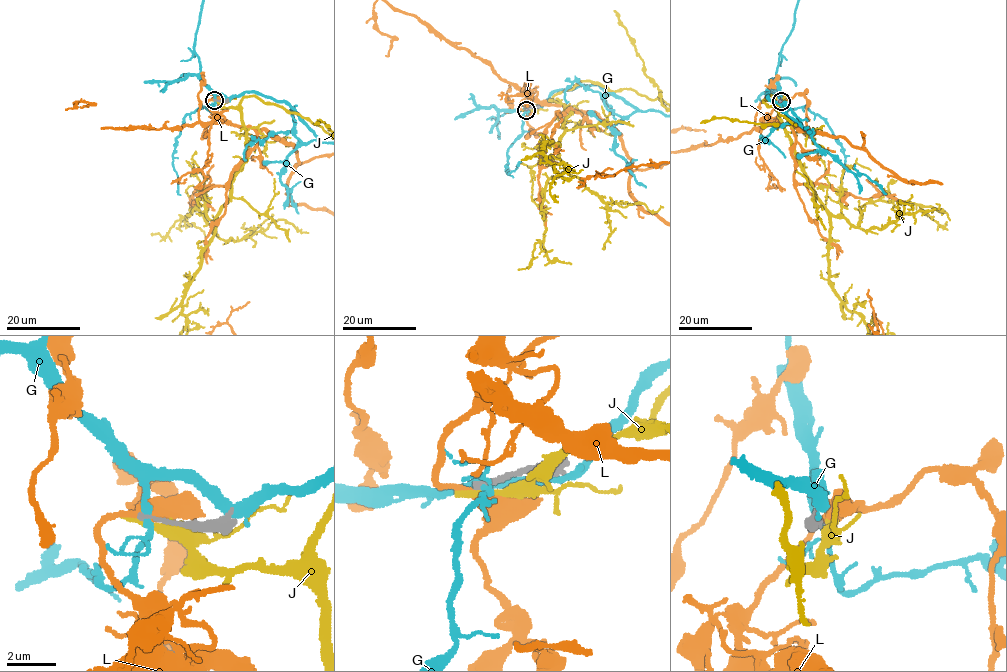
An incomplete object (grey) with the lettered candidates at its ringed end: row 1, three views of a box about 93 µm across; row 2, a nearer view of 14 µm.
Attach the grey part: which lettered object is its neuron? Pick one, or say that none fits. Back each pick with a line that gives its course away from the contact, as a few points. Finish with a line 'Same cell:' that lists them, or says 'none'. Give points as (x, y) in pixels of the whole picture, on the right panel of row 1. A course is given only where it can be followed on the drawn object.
Same cell: none

